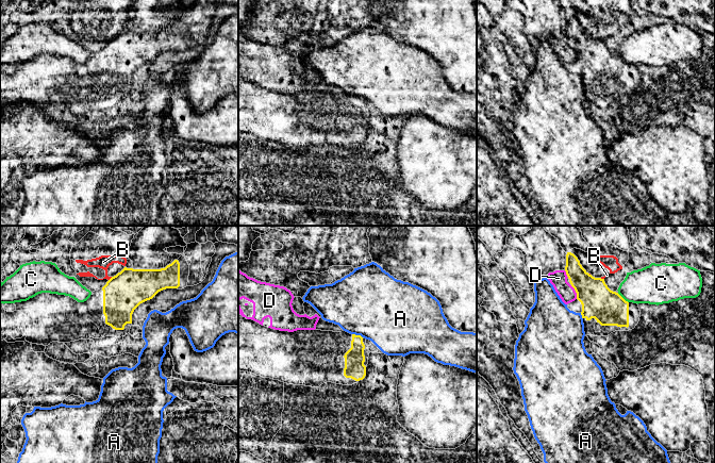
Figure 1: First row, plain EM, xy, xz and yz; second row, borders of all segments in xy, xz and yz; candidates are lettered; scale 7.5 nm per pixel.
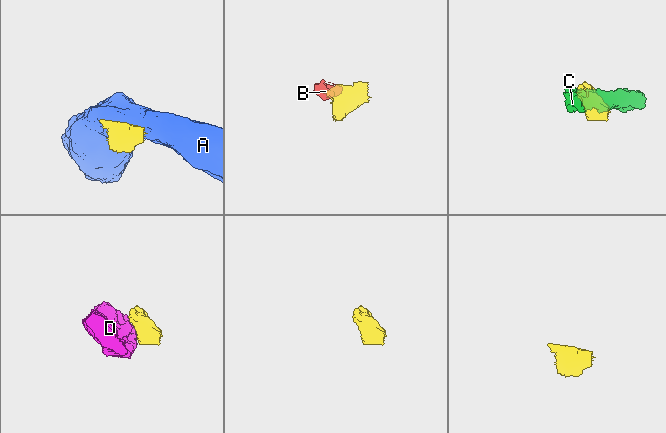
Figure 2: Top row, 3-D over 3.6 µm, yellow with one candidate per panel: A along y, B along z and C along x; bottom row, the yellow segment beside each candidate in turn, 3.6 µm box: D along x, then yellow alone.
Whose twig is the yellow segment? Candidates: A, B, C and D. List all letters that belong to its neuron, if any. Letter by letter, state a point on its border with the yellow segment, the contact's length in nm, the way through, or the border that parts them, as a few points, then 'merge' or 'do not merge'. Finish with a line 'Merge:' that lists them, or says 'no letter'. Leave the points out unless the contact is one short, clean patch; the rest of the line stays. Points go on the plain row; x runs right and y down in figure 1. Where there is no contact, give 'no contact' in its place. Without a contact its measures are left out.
A: xz (358, 97) | 90 nm | along xz (352, 95), (359, 96), (362, 99) | do not merge
B: xy (110, 40) | 40 nm | along xy (112, 38), (109, 42) | do not merge
C: yz (621, 59) | 120 nm | along yz (617, 54), (628, 64) | do not merge
D: yz (576, 53) | 120 nm | along yz (570, 47), (577, 60) | do not merge
Merge: no letter

